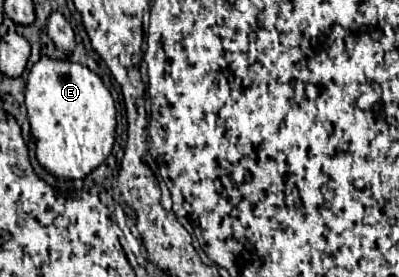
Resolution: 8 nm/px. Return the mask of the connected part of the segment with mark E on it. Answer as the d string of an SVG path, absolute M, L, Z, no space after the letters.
M43 56L29 72L25 106L37 146L37 160L57 180L85 178L111 154L115 142L115 104L101 78L89 68Z

